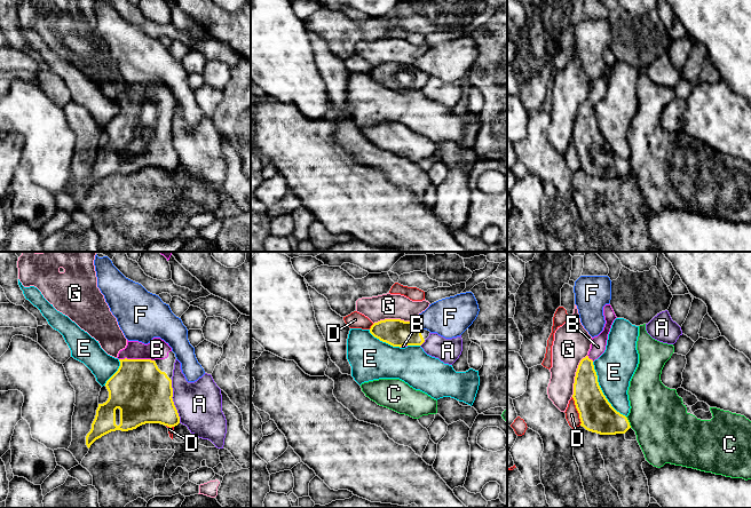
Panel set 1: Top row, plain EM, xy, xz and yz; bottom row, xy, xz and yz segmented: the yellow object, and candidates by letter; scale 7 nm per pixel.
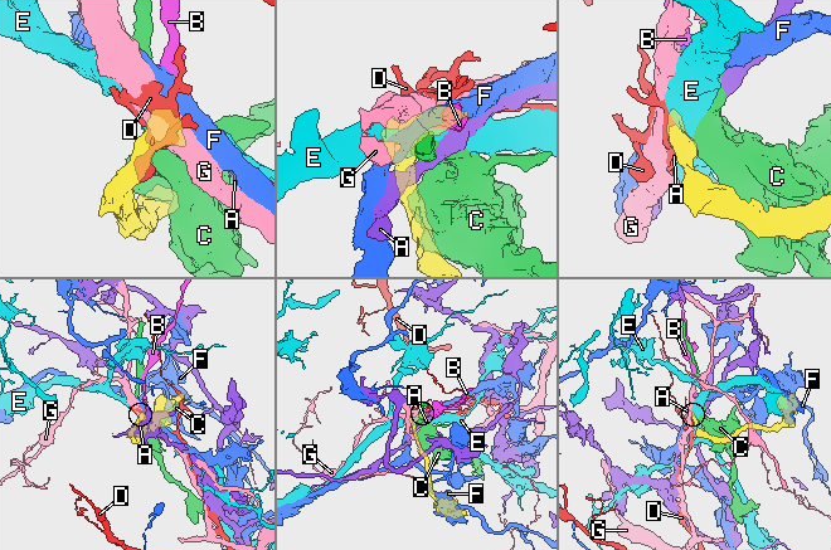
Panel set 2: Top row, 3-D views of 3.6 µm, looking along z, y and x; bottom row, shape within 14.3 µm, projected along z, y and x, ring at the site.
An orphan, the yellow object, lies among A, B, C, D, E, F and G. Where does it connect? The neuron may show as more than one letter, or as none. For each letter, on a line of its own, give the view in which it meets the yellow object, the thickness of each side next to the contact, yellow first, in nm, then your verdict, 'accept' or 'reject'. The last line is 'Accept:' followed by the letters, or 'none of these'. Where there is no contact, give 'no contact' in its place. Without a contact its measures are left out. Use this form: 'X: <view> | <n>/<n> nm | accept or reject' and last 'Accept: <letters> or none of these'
A: xy | 400/320 nm | reject
B: xy | 400/140 nm | accept
C: yz | 240/400 nm | reject
D: yz | 240/100 nm | reject
E: yz | 240/280 nm | reject
F: xz | 190/280 nm | reject
G: yz | 220/260 nm | reject
Accept: B

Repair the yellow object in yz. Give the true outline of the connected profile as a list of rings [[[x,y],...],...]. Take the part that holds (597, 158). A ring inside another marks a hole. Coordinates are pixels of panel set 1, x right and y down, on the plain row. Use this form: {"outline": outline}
{"outline": [[[610,48],[603,50],[603,59],[606,64],[603,74],[592,81],[588,98],[578,109],[572,142],[579,157],[580,169],[586,174],[600,178],[625,177],[631,172],[630,166],[603,138],[593,109],[593,105],[604,96],[608,78],[617,62]]]}

